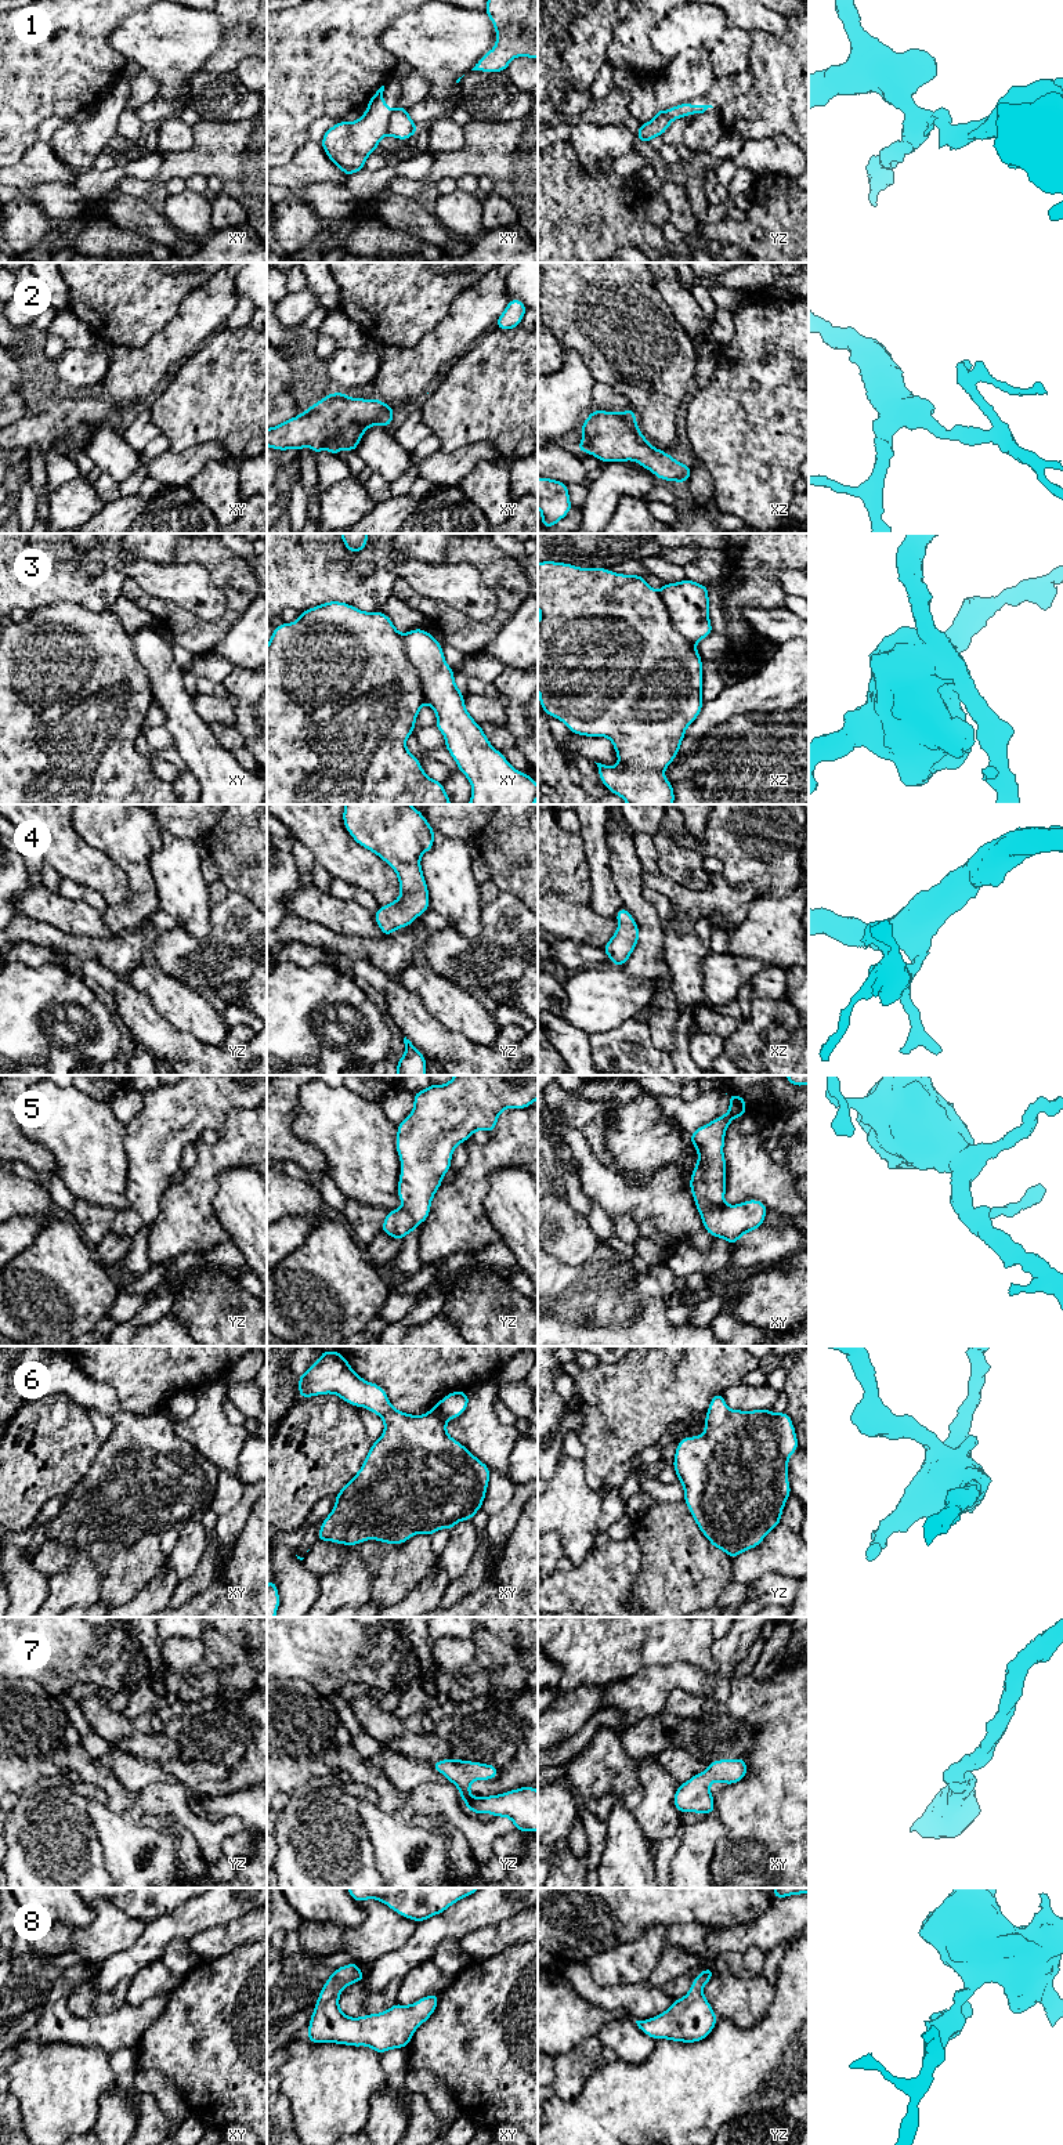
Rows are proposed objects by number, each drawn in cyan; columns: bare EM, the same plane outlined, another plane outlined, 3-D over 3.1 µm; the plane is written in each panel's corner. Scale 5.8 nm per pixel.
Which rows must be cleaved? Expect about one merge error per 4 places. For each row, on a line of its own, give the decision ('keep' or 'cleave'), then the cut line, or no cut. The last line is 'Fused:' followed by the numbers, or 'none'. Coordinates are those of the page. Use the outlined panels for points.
1: cleave; cut xy (394, 109), (387, 134)
2: keep; cut none
3: cleave; cut xy (401, 635), (408, 659), (420, 680), (425, 702)
4: keep; cut none
5: keep; cut none
6: keep; cut none
7: keep; cut none
8: keep; cut none
Fused: 1, 3

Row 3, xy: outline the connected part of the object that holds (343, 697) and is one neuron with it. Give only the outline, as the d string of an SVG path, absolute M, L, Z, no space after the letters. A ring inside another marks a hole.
M329 601L300 612L296 622L283 622L274 629L267 647L267 804L452 804L442 782L431 779L405 745L423 703L422 680L408 658L402 634L382 611L365 612Z

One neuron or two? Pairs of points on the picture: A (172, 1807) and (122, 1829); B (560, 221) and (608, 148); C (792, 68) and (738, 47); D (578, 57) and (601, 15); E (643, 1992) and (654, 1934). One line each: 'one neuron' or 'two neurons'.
A: one neuron
B: two neurons
C: two neurons
D: one neuron
E: two neurons

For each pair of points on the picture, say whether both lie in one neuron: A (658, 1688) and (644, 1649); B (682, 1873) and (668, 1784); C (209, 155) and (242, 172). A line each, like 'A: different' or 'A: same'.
A: different
B: different
C: same

